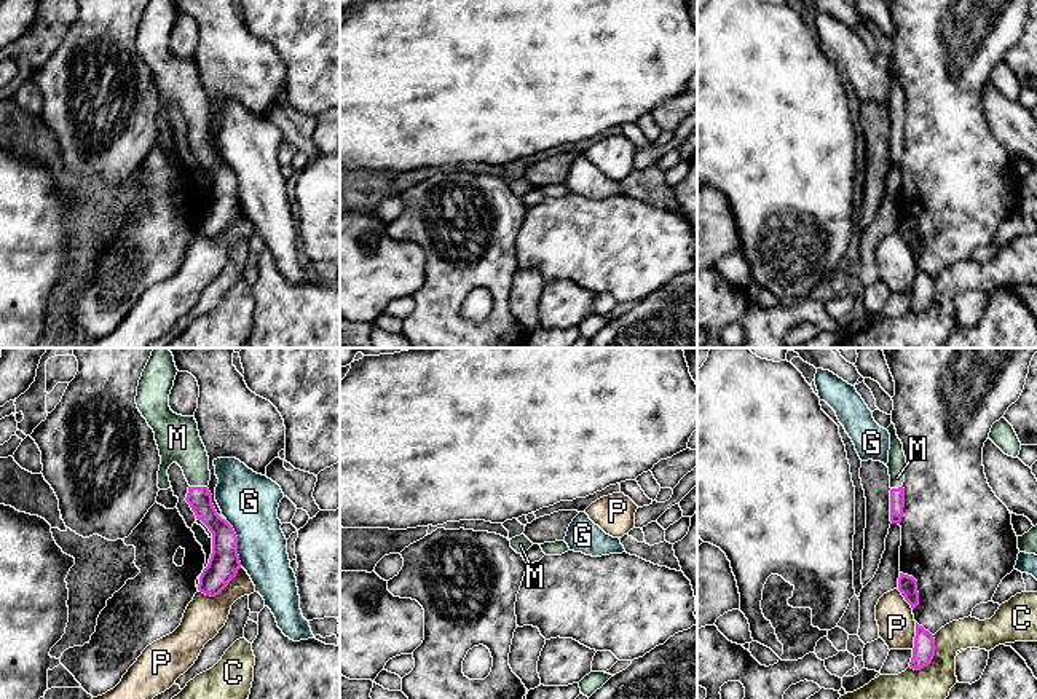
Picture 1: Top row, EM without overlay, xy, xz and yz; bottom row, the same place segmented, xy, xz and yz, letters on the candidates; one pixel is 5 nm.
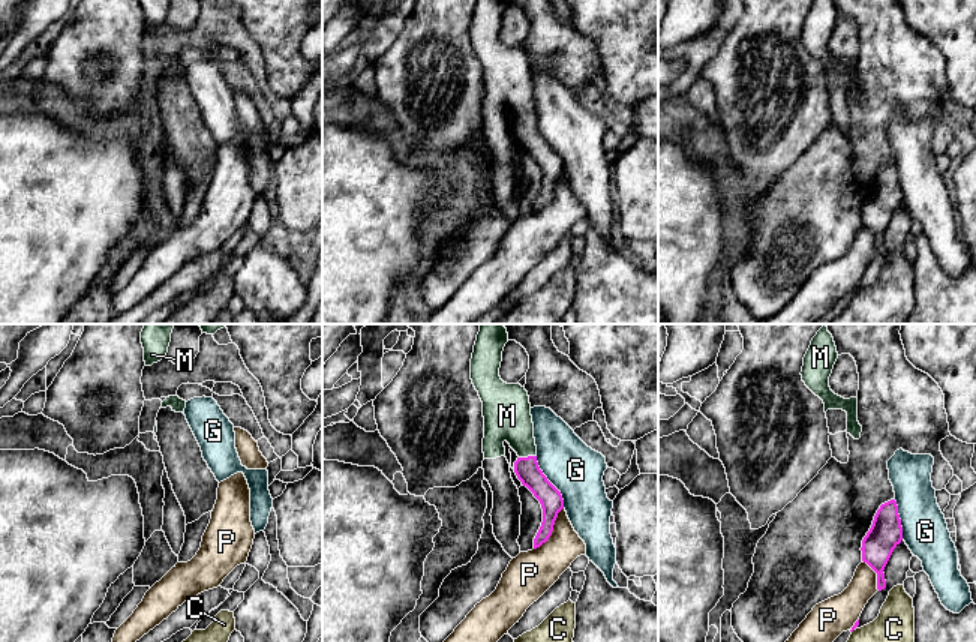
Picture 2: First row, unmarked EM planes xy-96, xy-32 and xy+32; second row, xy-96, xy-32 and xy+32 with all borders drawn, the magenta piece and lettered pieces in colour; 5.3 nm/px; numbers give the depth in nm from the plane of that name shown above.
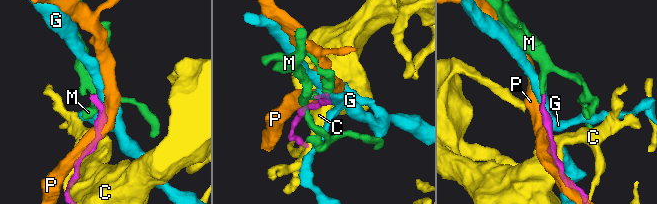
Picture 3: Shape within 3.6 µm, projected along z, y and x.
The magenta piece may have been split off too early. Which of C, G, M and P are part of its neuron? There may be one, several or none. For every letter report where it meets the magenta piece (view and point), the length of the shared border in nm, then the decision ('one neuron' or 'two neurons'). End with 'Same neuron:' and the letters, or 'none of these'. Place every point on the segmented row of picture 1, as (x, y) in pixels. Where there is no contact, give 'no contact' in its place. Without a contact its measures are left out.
C: contact yz (932, 658); length 200 nm; two neurons
G: contact xy (236, 543); length 240 nm; two neurons
M: contact xy (198, 487); length 90 nm; one neuron
P: contact xy (220, 591); length 260 nm; two neurons
Same neuron: M

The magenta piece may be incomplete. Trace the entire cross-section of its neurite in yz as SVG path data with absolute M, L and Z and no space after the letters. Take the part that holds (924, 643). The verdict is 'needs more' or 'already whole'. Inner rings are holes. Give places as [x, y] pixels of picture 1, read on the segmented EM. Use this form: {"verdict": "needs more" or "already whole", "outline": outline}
{"verdict": "already whole", "outline": "M916 622L916 637L909 667L914 670L921 670L932 662L933 656L935 656L933 635Z"}

